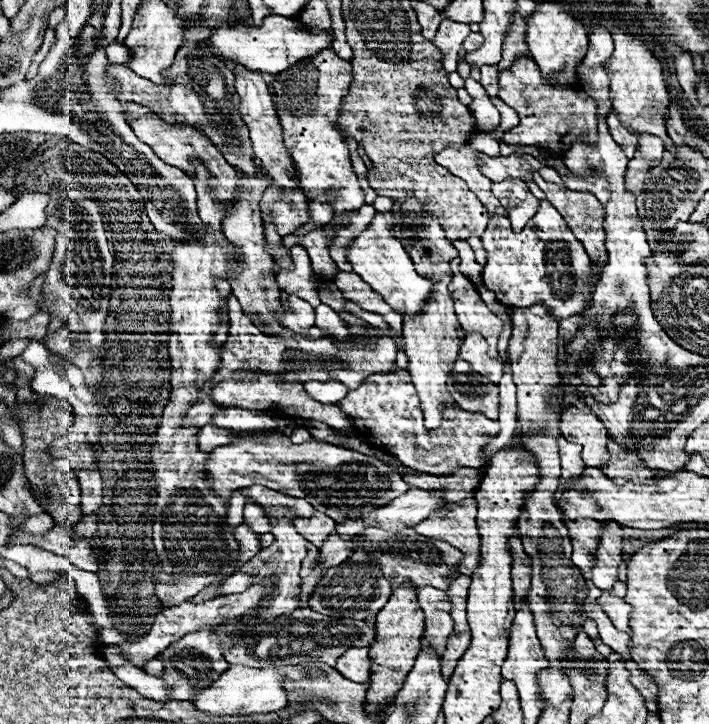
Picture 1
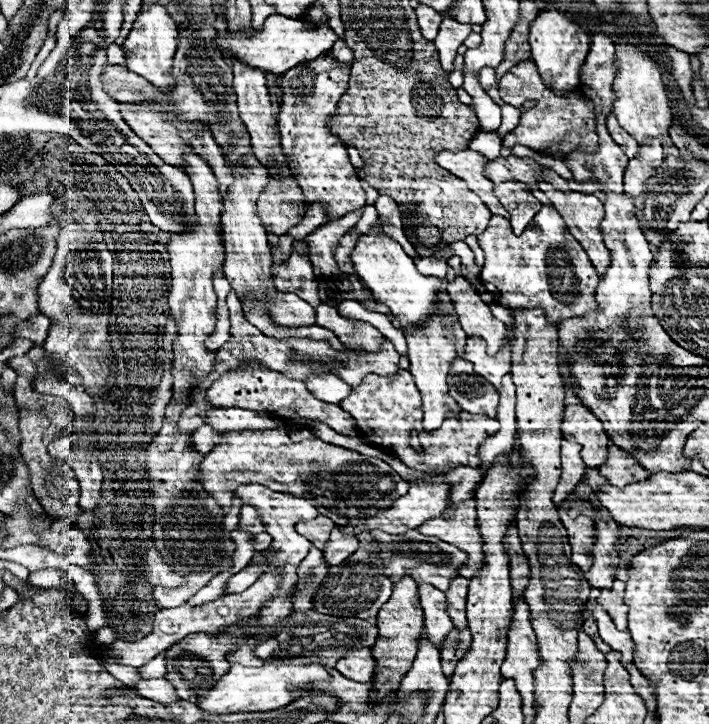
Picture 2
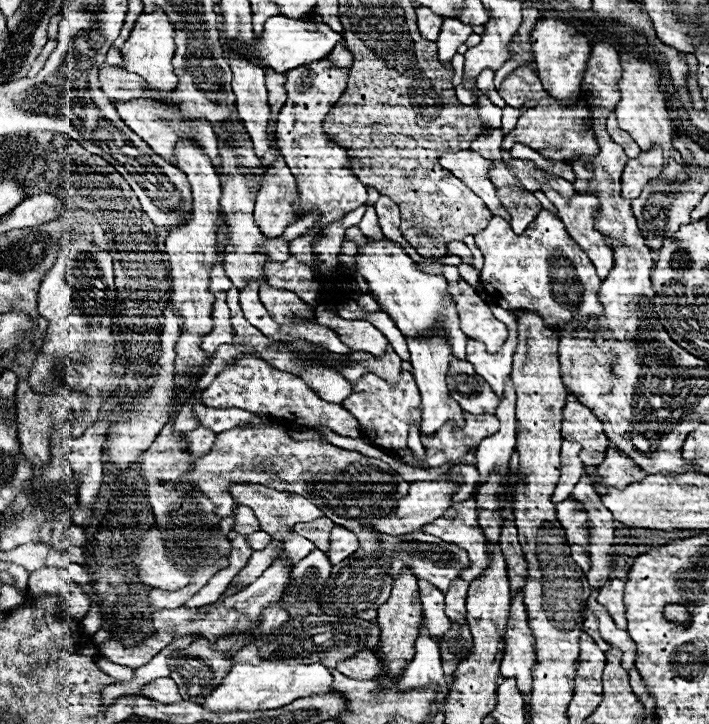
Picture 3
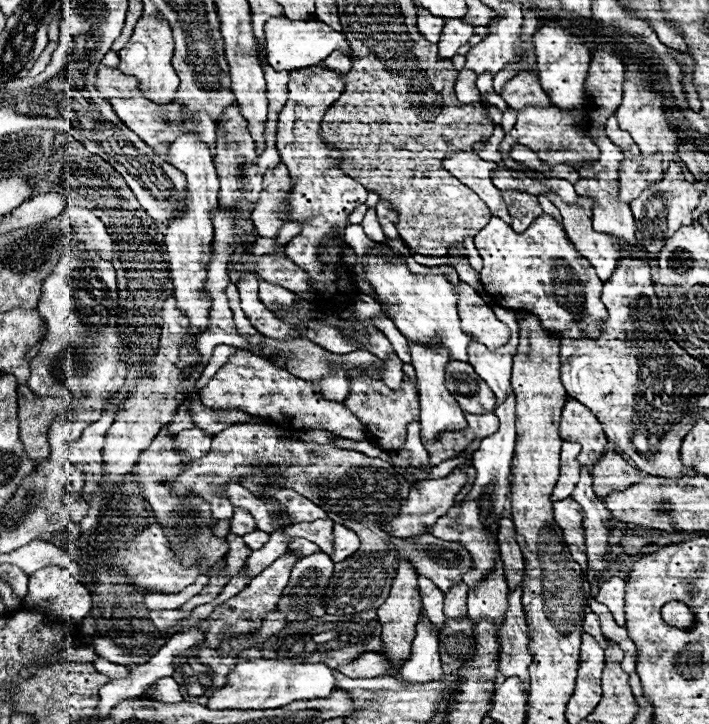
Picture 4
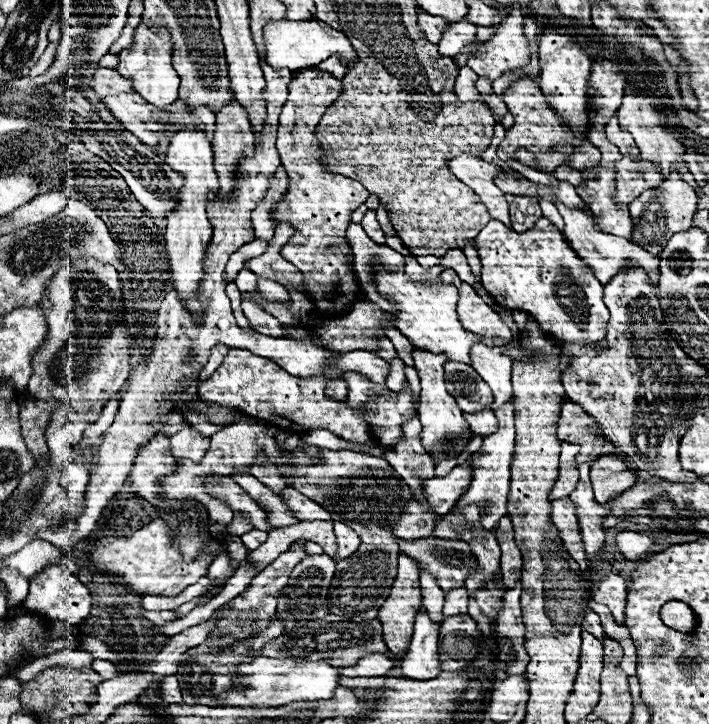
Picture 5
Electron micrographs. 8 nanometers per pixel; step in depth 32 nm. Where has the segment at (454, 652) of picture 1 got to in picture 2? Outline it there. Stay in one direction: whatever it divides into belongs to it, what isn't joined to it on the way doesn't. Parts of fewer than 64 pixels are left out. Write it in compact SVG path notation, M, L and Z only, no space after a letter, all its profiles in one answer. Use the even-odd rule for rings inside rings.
M454 628L446 640L442 642L442 660L448 660L448 662L458 662L466 656L466 652L470 650L472 646L472 636L470 636L470 630L464 628L464 630L458 630Z

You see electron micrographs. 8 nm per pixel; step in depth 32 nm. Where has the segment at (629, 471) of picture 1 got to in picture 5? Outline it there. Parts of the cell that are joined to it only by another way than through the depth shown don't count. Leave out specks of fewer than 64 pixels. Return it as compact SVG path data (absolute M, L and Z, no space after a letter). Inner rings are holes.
M610 454L600 456L592 462L590 478L594 488L594 500L598 500L598 504L606 504L606 500L620 492L626 492L626 488L632 488L638 482L634 472L630 472L622 460Z

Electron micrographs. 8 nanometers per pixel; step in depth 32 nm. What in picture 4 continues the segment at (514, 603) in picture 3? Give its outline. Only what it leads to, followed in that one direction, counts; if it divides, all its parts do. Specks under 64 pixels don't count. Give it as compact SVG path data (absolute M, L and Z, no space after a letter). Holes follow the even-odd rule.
M522 588L508 592L508 608L504 612L504 620L498 632L502 646L498 668L504 676L518 676L522 680L524 690L528 690L528 666L532 664L532 656L528 652L528 626L524 622L520 596Z

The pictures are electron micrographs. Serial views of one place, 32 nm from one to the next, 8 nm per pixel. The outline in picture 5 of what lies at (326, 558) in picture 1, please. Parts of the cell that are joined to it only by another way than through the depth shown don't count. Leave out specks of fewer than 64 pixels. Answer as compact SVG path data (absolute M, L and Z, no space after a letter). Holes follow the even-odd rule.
M334 522L334 533L336 535L336 541L338 544L338 558L344 560L344 558L350 558L358 546L360 546L360 538L354 530L350 530L343 522Z

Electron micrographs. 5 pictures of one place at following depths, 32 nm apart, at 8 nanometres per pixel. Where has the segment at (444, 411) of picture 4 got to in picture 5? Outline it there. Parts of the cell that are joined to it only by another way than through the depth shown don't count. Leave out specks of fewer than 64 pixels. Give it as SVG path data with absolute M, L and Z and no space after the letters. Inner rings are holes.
M414 348L414 368L418 370L420 376L420 408L418 408L418 418L422 422L422 444L428 454L442 452L446 458L458 458L470 440L470 428L468 422L462 418L462 410L458 408L456 400L446 392L444 388L444 362L446 356L434 356L432 352L424 352L422 348ZM466 440L466 444L458 442Z

